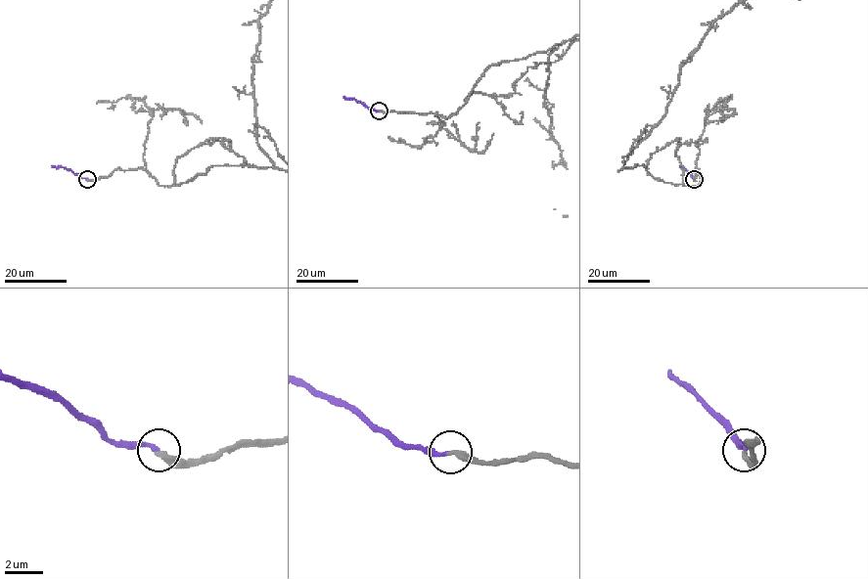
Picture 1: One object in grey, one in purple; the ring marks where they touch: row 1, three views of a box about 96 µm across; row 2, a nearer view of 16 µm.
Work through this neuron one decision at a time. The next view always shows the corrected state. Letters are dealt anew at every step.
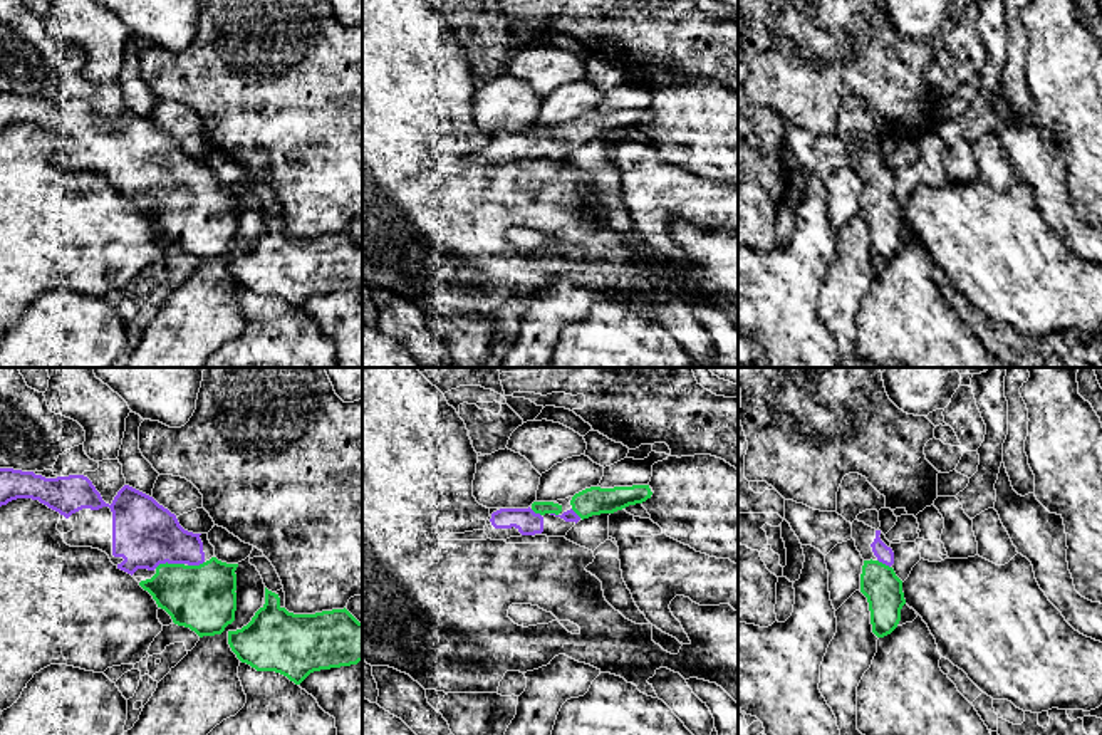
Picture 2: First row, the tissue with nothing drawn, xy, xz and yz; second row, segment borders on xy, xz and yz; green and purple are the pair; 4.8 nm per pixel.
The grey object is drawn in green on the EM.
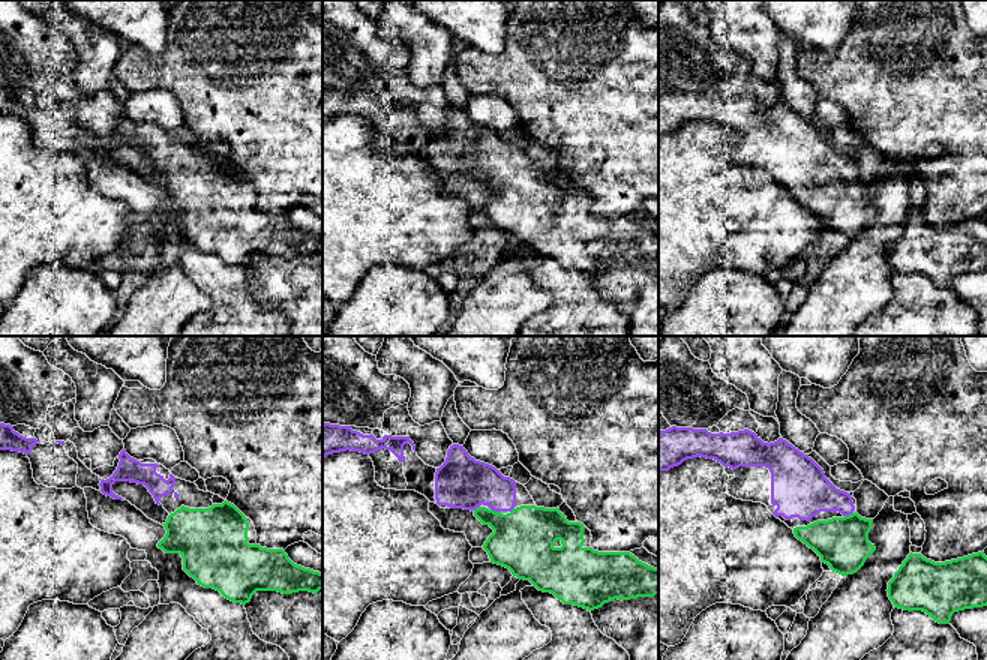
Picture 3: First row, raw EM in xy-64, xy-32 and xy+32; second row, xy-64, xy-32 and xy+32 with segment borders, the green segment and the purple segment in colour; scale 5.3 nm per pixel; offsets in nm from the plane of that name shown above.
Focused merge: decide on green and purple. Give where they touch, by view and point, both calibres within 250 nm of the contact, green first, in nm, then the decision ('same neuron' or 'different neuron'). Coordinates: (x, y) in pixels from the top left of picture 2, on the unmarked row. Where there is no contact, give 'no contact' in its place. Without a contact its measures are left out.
contact xy (166, 187); calibres 320 and 320 nm; same neuron

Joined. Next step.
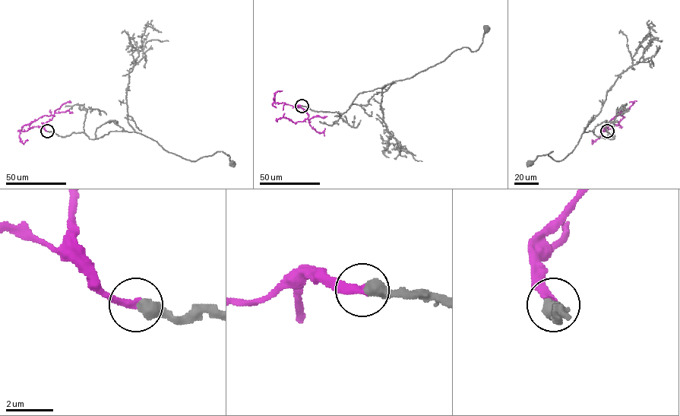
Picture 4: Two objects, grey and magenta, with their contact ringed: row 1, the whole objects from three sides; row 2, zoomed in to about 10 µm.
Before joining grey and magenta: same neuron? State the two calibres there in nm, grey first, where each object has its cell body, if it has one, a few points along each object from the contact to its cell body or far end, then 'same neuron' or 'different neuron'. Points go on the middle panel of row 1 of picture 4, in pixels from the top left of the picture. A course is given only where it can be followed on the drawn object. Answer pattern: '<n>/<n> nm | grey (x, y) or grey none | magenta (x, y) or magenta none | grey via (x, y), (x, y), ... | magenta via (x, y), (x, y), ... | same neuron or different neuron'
500/320 nm | grey (486, 28) | magenta none | grey via (302, 106), (343, 113), (359, 93), (412, 77), (457, 49), (476, 51), (486, 29) | magenta via (302, 106), (298, 106), (305, 110), (308, 115), (302, 122), (293, 122), (283, 117), (276, 118) | same neuron

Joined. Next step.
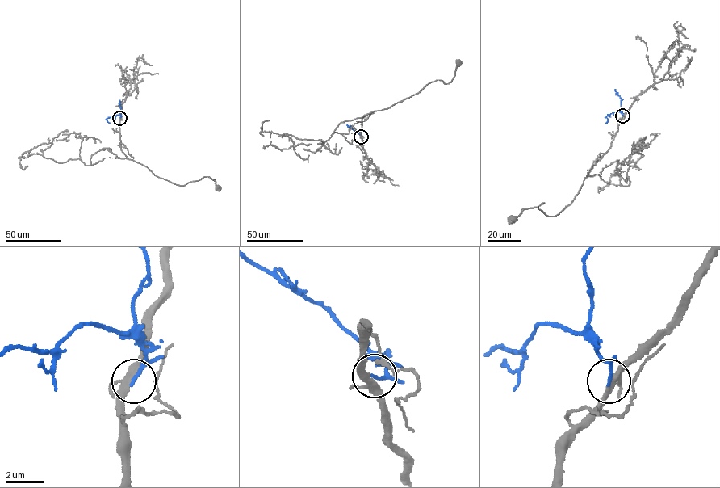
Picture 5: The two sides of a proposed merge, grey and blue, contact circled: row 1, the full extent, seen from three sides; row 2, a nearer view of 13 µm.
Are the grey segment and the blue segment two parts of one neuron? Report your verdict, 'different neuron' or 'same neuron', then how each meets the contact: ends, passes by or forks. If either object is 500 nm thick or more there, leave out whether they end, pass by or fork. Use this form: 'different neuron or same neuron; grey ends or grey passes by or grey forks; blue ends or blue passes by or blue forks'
same neuron; grey forks; blue ends

